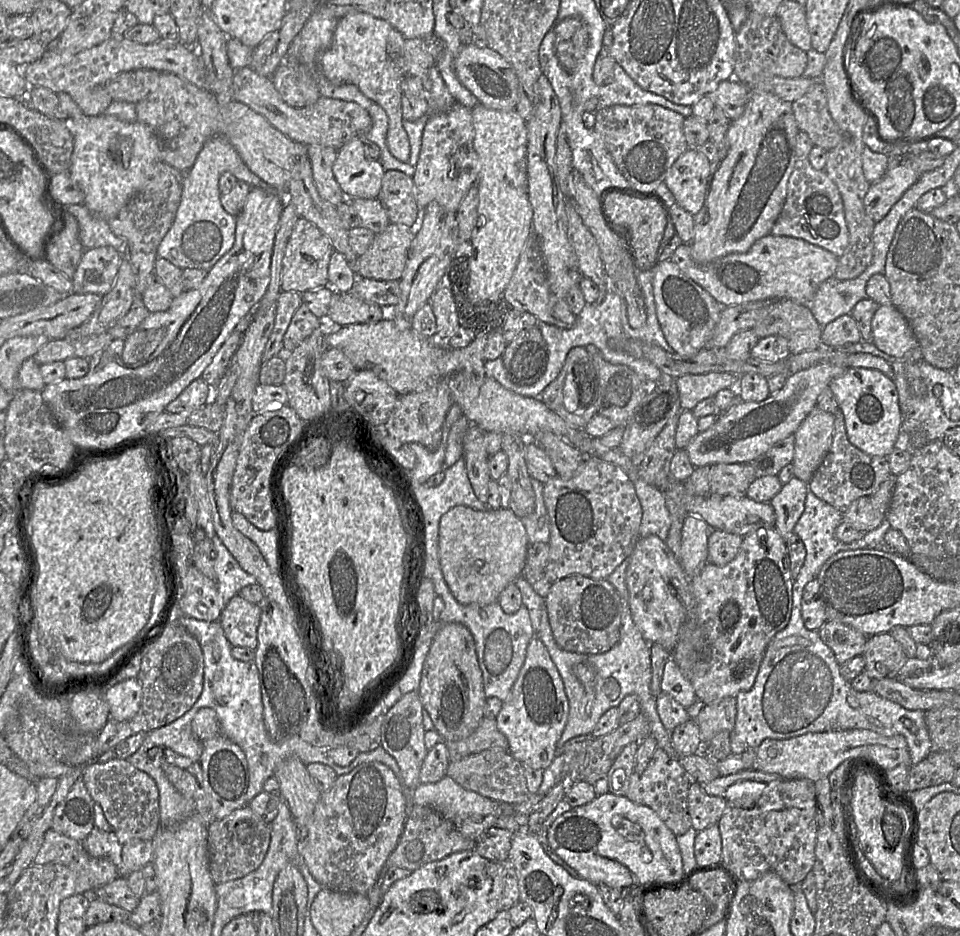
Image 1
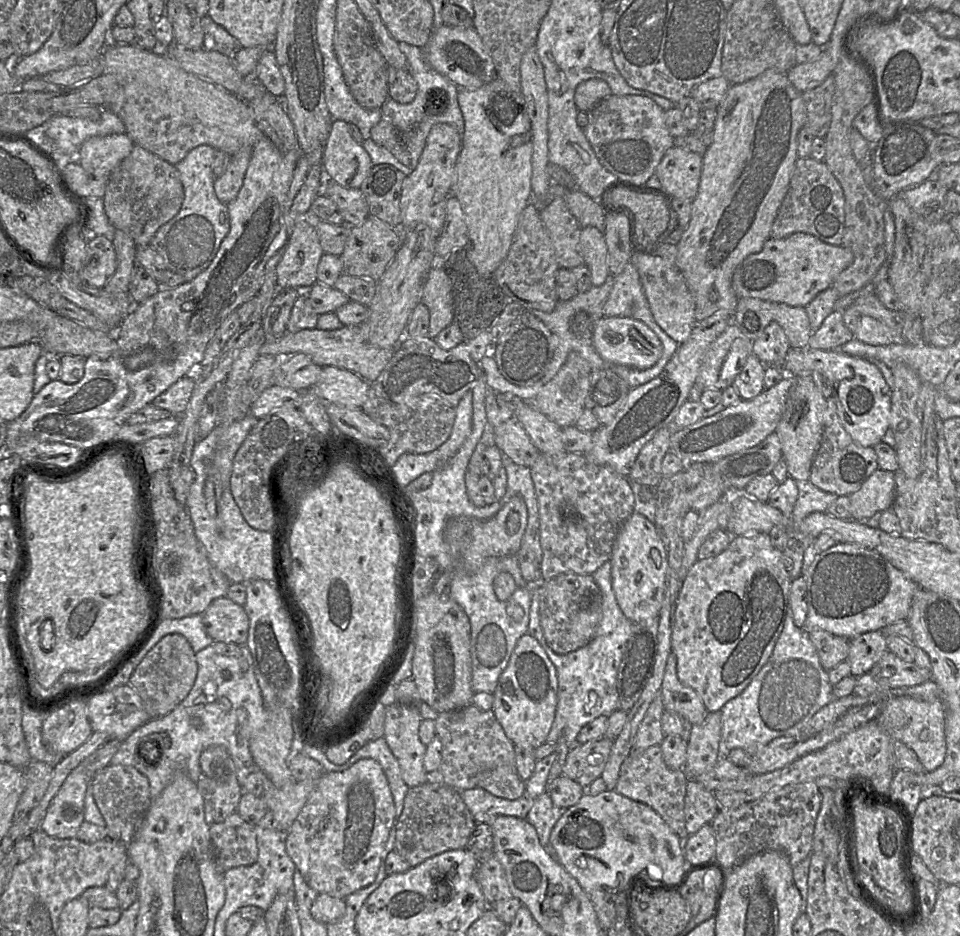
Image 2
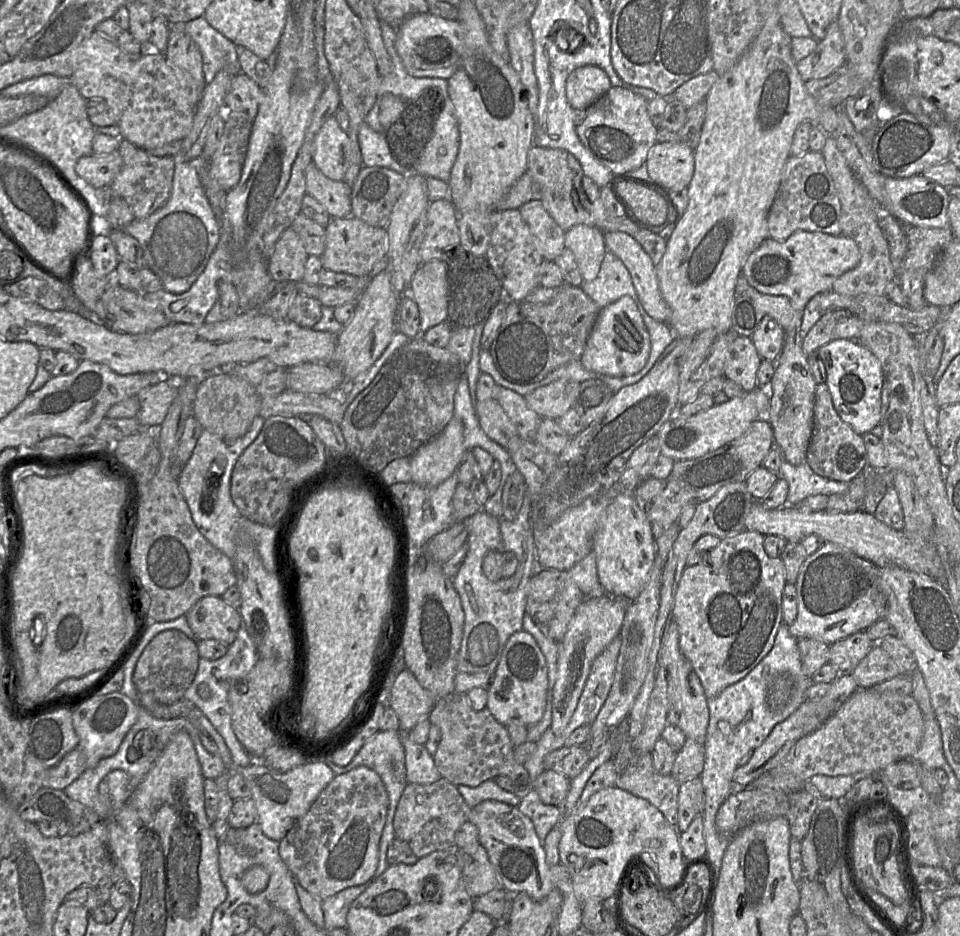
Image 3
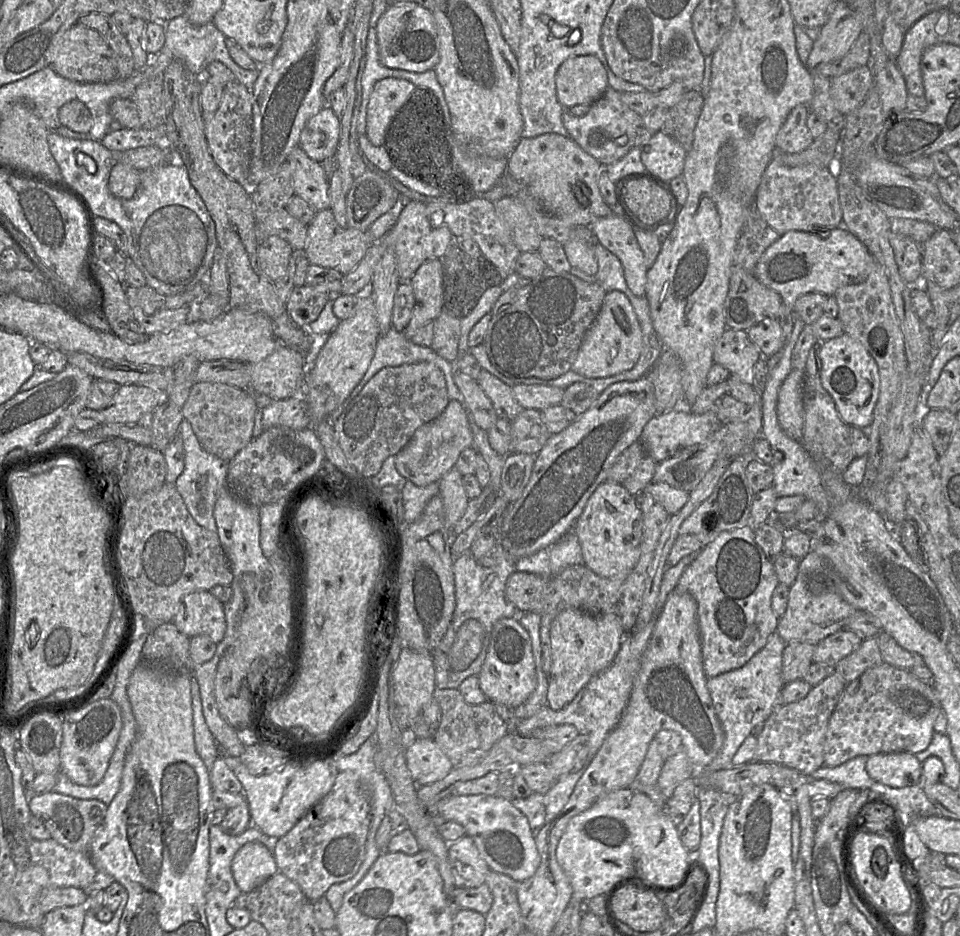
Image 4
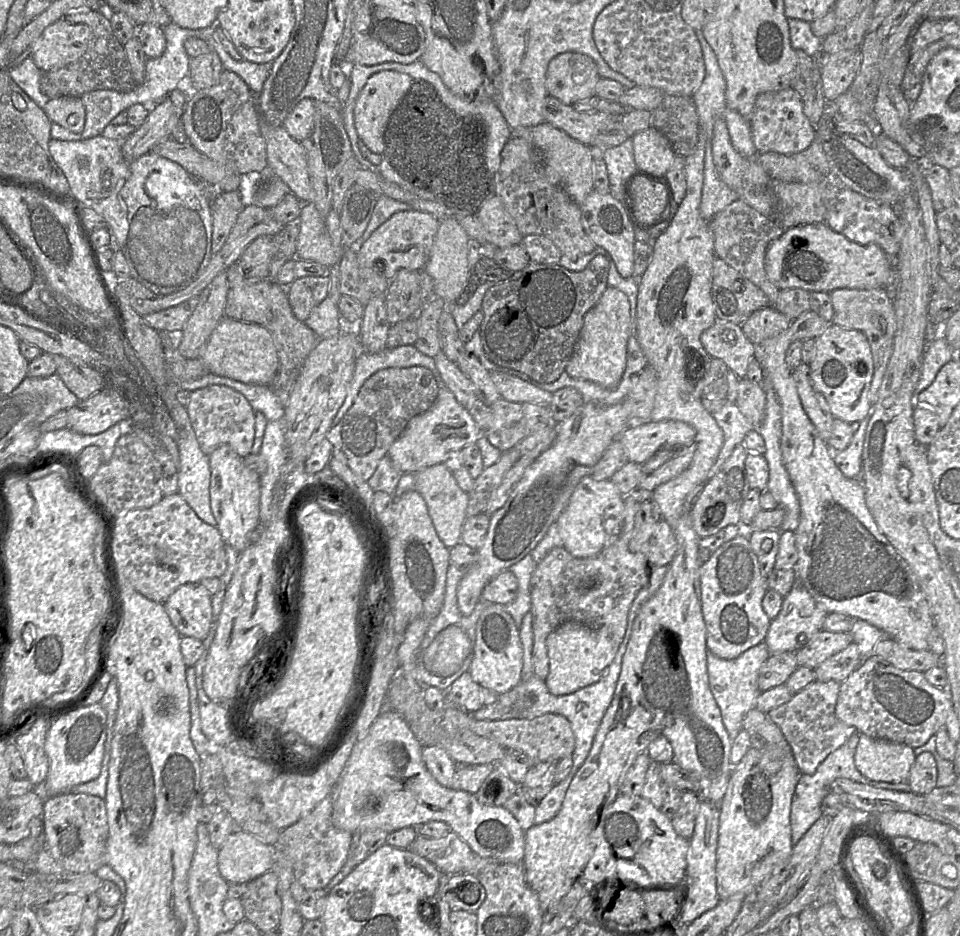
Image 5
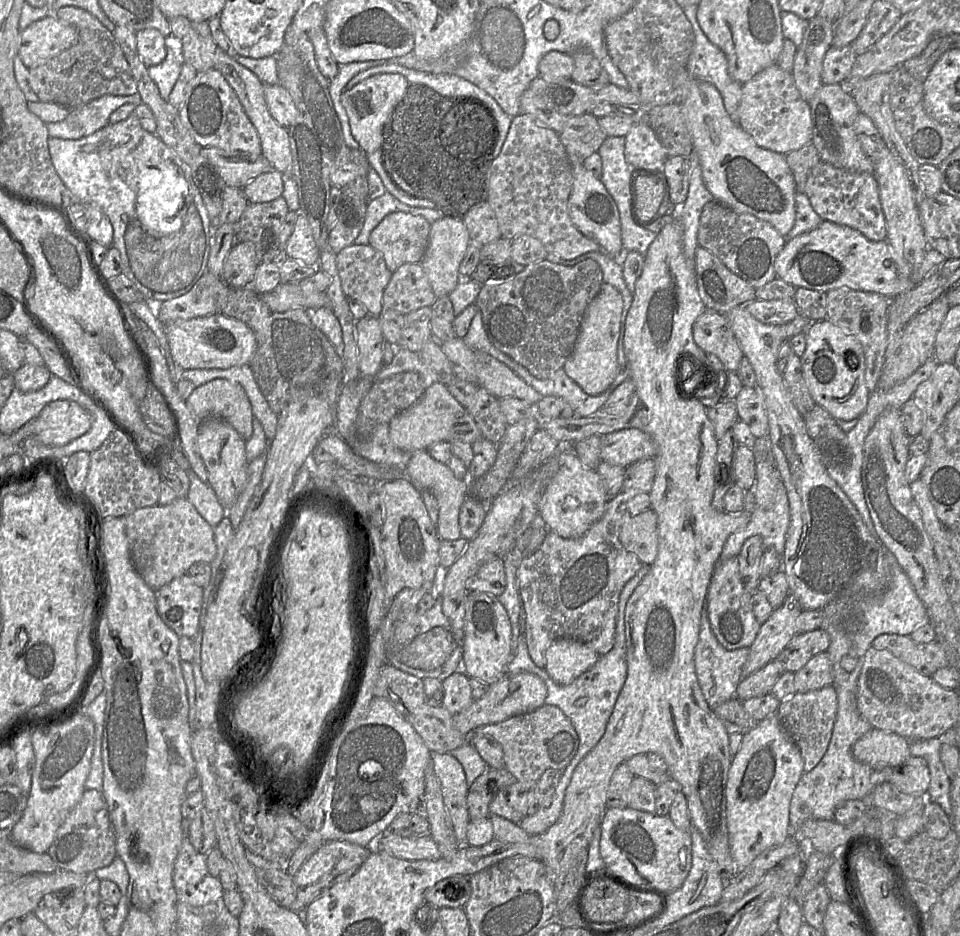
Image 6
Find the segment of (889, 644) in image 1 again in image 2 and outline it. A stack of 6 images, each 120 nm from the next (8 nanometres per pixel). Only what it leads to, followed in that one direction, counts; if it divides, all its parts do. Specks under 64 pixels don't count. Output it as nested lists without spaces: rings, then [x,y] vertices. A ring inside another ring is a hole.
[[[870,631],[849,639],[847,661],[851,675],[860,676],[872,669],[888,651],[886,637],[882,631]]]

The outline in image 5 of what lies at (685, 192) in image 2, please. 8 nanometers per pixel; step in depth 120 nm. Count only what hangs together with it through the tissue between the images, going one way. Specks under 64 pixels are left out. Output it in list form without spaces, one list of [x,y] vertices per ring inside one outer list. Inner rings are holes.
[[[653,127],[637,132],[631,139],[638,171],[666,175],[676,156],[668,139]]]

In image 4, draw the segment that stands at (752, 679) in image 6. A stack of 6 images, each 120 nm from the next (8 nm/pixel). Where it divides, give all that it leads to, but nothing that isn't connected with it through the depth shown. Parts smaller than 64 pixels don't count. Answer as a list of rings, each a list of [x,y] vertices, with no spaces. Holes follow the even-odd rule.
[[[790,641],[786,644],[782,655],[782,678],[785,683],[802,679],[813,663],[815,645]]]

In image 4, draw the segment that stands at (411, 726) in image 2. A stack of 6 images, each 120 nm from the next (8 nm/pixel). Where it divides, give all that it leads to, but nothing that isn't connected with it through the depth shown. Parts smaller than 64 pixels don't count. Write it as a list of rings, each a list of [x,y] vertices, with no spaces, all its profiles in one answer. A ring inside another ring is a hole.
[[[432,738],[416,739],[405,749],[405,759],[408,771],[417,786],[439,781],[453,768],[449,758]]]

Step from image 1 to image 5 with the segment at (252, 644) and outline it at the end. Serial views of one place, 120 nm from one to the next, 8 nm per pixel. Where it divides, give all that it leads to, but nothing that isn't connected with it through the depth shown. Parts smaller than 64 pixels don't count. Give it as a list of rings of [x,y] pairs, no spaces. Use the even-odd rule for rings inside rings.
[[[200,582],[179,586],[164,603],[181,636],[203,641],[213,625],[212,595]]]

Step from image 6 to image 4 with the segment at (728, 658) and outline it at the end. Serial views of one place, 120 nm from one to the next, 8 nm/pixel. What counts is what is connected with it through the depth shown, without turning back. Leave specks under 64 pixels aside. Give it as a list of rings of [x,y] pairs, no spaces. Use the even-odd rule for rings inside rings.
[[[774,631],[765,646],[742,667],[707,678],[707,688],[724,732],[724,741],[716,758],[709,765],[698,769],[714,772],[734,767],[732,758],[743,741],[780,706],[779,696],[785,684],[782,678],[782,655],[786,644]]]

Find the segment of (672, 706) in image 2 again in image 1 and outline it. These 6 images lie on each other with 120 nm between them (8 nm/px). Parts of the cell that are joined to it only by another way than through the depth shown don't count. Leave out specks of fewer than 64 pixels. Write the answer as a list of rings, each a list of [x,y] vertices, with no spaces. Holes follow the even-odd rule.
[[[672,657],[665,665],[661,689],[686,709],[693,706],[697,700],[693,686]]]

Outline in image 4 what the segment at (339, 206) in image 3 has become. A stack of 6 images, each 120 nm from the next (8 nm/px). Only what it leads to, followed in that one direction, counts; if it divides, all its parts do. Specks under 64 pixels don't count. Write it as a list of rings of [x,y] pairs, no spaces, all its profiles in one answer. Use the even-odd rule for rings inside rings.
[[[299,145],[290,152],[287,162],[293,168],[295,195],[306,200],[316,211],[329,209],[329,176],[321,163],[312,160]]]

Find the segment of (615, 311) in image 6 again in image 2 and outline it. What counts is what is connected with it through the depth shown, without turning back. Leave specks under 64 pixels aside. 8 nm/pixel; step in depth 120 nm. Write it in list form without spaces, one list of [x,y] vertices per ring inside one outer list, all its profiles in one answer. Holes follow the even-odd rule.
[[[604,316],[599,319],[594,325],[592,343],[603,359],[637,369],[652,367],[663,353],[663,346],[656,334],[645,323],[630,317]]]

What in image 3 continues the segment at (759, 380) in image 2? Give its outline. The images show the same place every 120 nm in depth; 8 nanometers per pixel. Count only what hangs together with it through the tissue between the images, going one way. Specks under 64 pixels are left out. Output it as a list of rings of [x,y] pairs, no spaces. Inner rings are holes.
[[[734,335],[724,363],[724,377],[734,381],[746,392],[752,392],[757,383],[757,371],[762,358],[750,337]]]

